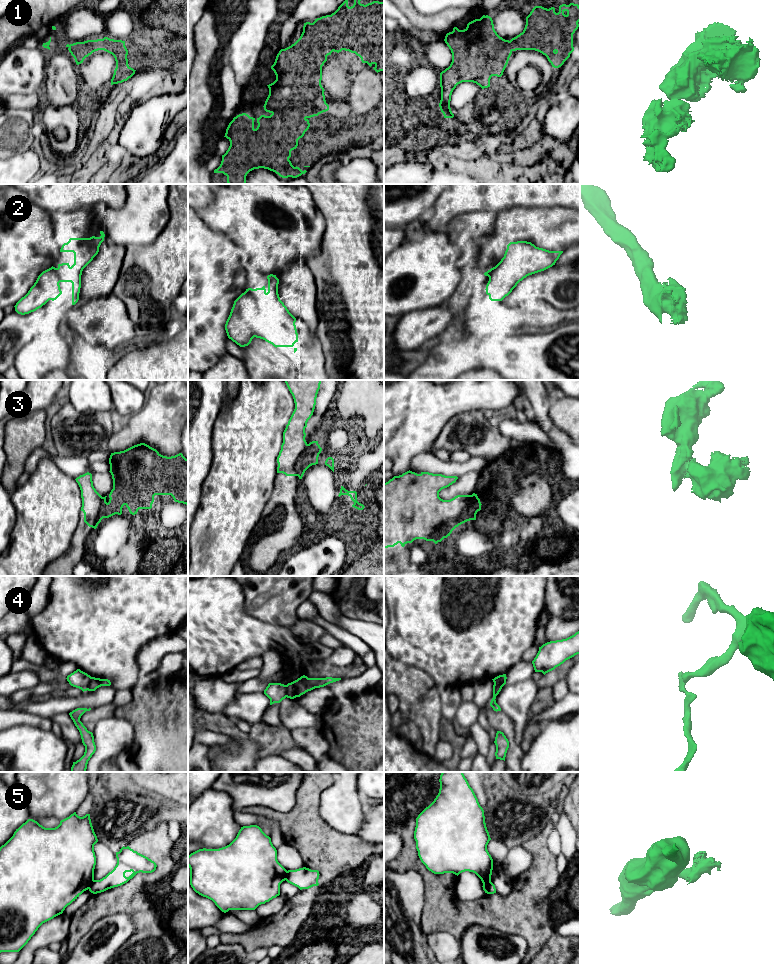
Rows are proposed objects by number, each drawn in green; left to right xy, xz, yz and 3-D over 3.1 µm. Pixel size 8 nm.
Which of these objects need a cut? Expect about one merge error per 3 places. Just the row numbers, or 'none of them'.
3, 4, 5

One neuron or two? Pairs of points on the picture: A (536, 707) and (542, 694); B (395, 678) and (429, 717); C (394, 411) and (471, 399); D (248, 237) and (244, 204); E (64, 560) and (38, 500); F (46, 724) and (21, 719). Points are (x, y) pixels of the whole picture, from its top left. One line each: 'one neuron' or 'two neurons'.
A: one neuron
B: one neuron
C: one neuron
D: one neuron
E: two neurons
F: one neuron

